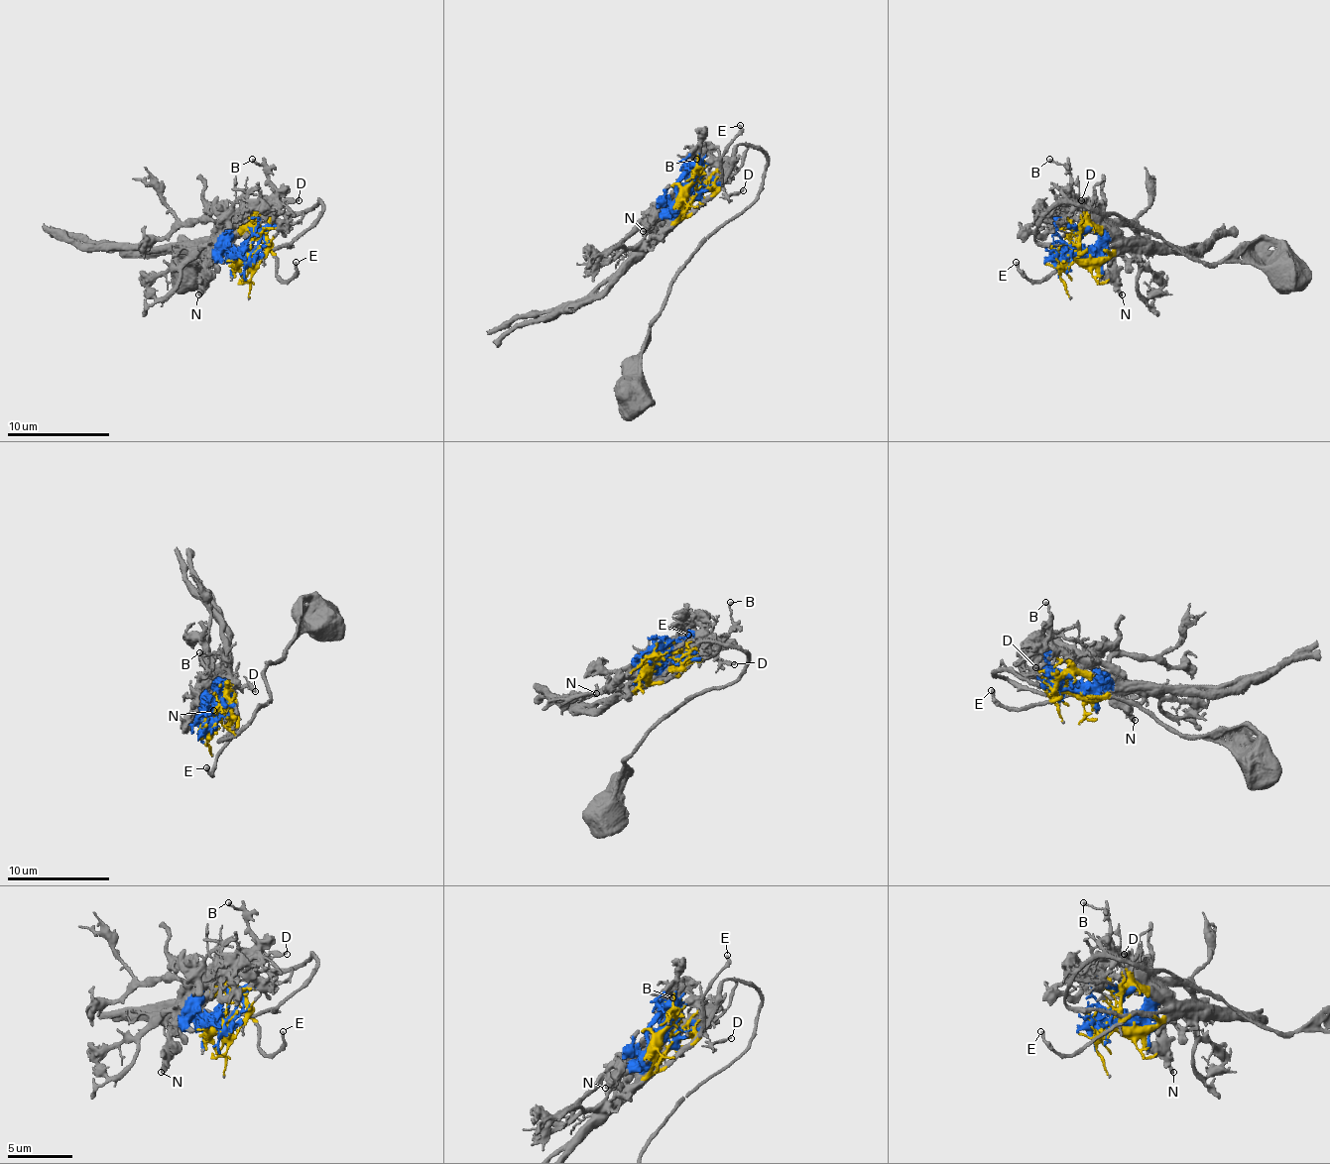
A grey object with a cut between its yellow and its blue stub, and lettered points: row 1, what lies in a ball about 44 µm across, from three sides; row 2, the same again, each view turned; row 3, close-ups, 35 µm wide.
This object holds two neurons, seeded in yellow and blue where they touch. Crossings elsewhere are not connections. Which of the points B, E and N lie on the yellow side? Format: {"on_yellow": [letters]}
{"on_yellow": ["B", "E"]}

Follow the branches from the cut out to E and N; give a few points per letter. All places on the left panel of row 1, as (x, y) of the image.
E: (246, 256), (254, 241), (264, 241), (272, 251), (275, 272), (283, 280), (288, 280), (296, 272), (296, 262)
N: (246, 256), (218, 254), (207, 267), (207, 282), (197, 294)

